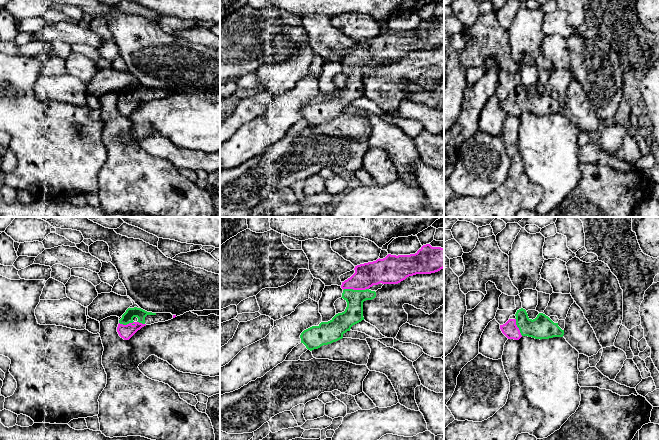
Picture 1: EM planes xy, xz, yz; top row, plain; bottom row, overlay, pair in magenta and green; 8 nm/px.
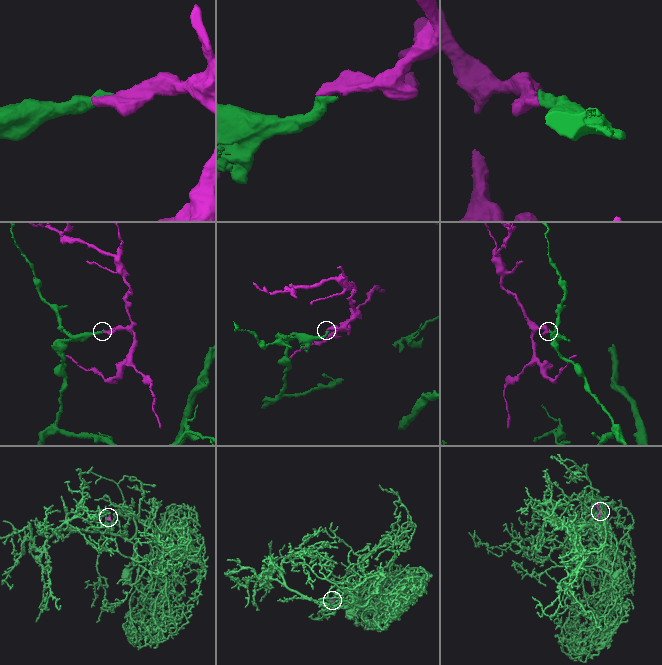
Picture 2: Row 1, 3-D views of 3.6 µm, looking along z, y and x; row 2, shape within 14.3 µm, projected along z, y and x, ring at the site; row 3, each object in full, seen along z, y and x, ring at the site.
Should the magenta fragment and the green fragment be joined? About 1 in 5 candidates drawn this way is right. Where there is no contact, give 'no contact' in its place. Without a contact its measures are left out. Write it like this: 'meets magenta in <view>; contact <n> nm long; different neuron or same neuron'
meets magenta in xz; contact 200 nm long; same neuron

